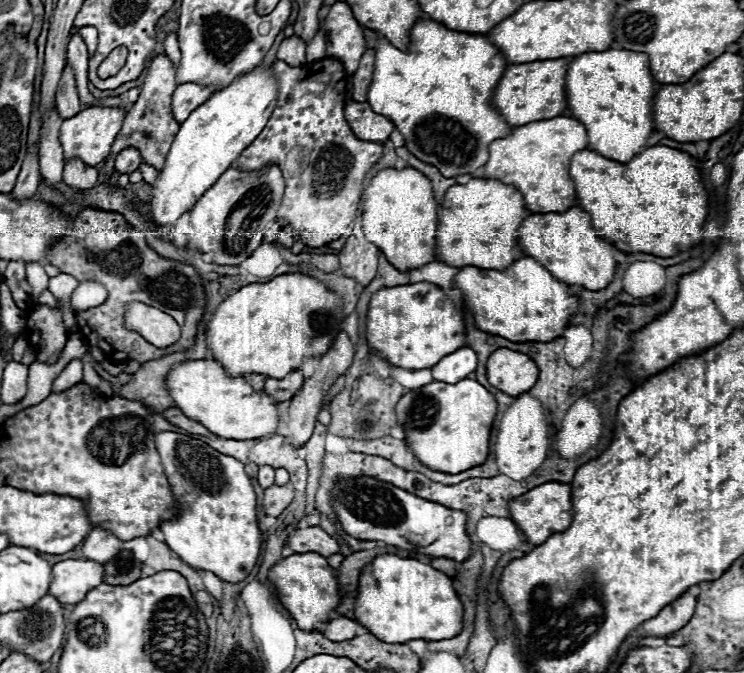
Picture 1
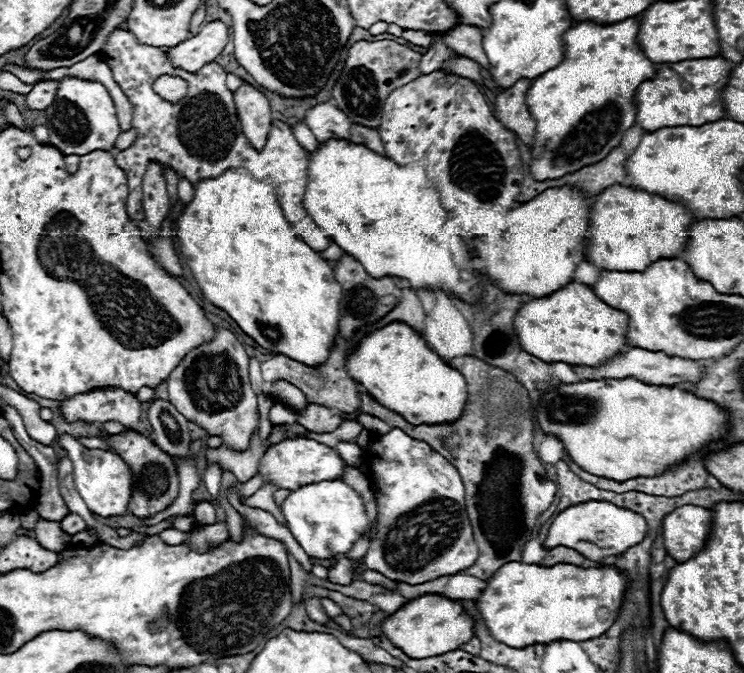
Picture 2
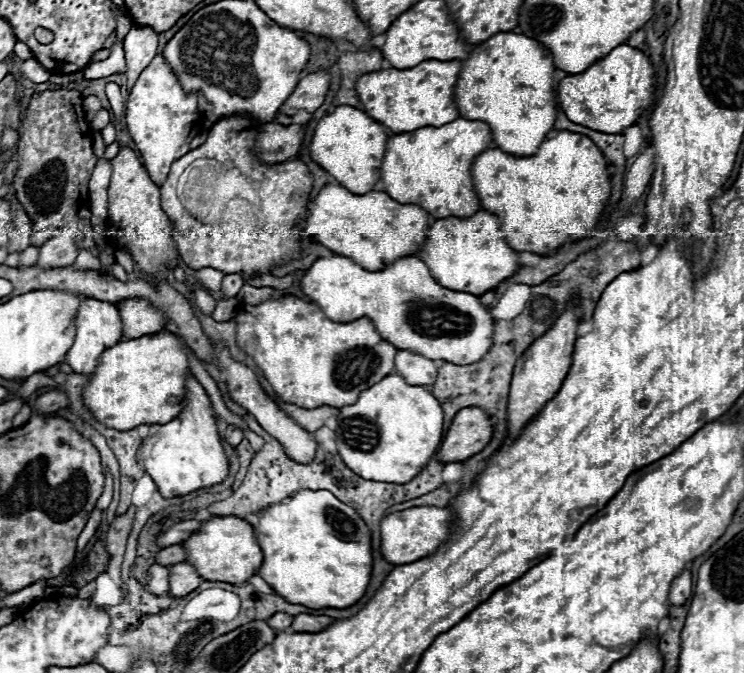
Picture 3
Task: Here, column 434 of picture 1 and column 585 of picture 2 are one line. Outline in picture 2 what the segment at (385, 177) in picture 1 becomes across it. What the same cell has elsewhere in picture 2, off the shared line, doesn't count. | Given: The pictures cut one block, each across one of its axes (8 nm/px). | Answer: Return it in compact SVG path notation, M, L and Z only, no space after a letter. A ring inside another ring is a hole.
M554 188L544 190L530 202L524 202L519 206L513 206L508 210L494 206L494 208L478 208L476 218L472 220L470 233L476 234L470 239L470 246L476 258L482 260L482 274L496 284L498 288L504 288L504 292L512 294L530 294L536 298L548 296L560 288L564 288L578 266L578 262L586 260L584 248L586 248L586 226L588 226L588 202L584 200L582 192L578 188Z

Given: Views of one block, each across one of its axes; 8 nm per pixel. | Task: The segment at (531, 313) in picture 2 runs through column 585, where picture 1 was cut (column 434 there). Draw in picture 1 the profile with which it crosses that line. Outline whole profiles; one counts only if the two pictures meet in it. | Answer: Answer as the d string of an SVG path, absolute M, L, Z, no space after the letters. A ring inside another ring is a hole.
M430 282L386 288L376 292L370 300L368 316L366 316L366 338L370 348L384 354L392 366L406 368L406 370L430 368L434 366L434 362L438 362L438 358L444 358L446 354L450 354L450 350L460 350L464 346L464 338L466 338L464 308L460 308L454 300L450 300L442 288Z

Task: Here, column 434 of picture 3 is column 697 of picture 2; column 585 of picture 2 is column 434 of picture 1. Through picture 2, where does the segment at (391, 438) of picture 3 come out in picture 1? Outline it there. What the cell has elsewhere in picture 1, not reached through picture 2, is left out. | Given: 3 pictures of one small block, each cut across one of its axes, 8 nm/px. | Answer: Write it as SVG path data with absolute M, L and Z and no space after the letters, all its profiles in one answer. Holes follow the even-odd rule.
M470 378L458 384L426 384L402 396L396 406L398 422L406 432L406 442L414 450L414 456L432 470L446 470L446 474L458 474L458 470L468 470L470 466L486 462L496 412L496 398Z

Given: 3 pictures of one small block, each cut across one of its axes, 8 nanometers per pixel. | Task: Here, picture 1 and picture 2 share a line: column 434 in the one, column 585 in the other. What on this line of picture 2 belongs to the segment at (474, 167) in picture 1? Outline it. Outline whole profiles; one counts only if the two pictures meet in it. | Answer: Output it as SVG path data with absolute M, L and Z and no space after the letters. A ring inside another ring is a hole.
M628 18L628 20L622 20L622 22L616 22L616 24L608 24L608 26L600 26L600 24L594 24L594 22L578 22L574 24L572 28L568 28L562 36L564 40L564 60L550 72L538 76L532 86L528 88L526 92L526 104L528 104L528 110L530 110L530 116L536 120L536 132L534 132L534 144L530 146L532 148L532 160L530 160L530 174L534 176L534 180L558 180L566 174L572 174L584 166L592 166L600 160L604 160L608 156L608 152L612 148L616 148L622 140L622 136L626 134L626 130L634 124L634 118L636 118L636 108L634 108L634 94L636 94L636 88L644 82L644 80L650 80L654 78L656 74L656 64L652 64L640 50L640 46L636 44L636 34L638 34L638 18Z

